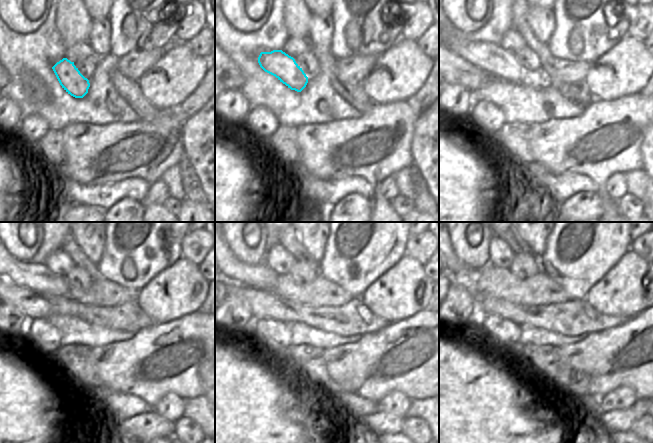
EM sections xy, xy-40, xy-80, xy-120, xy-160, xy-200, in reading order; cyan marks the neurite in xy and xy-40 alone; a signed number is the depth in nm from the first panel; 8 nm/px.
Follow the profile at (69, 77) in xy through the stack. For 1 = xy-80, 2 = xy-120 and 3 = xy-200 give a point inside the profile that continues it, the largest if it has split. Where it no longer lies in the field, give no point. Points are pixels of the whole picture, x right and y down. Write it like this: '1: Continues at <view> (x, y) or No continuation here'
1: Continues at xy-80 (497, 63)
2: Continues at xy-120 (36, 277)
3: Continues at xy-200 (465, 275)

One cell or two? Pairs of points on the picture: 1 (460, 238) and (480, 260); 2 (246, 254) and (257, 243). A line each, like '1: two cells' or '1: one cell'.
1: one cell
2: one cell

